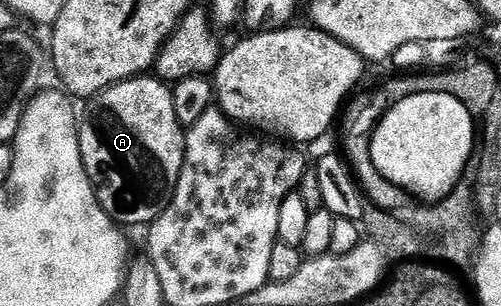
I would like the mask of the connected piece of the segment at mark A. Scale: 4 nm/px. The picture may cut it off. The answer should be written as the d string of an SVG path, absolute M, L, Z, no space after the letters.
M156 77L125 79L101 92L88 107L89 112L83 115L79 123L81 160L89 180L93 182L101 208L112 217L114 223L125 229L144 228L154 223L175 197L185 160L185 131L179 117L175 117L170 84L162 83Z

